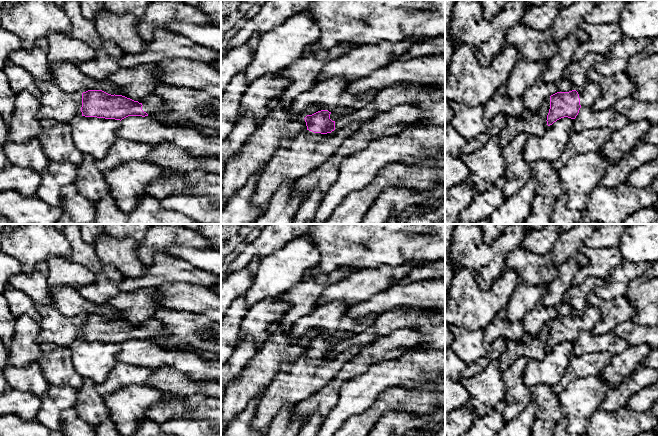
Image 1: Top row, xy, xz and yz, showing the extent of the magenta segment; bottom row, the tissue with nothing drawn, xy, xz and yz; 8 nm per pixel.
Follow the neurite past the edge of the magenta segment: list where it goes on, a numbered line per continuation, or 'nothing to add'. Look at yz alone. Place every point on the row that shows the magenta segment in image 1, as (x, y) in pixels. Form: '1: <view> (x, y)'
1: yz (591, 91)

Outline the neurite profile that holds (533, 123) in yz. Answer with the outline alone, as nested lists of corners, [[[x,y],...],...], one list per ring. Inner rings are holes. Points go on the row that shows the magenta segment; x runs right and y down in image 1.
[[[545,100],[537,110],[525,109],[519,117],[507,116],[505,127],[497,133],[499,145],[503,148],[518,133],[526,133],[529,136],[542,136],[548,128],[546,120],[549,109],[550,103]]]

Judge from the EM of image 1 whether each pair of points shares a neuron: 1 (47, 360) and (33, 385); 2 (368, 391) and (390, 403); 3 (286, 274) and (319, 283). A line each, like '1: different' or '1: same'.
1: different
2: different
3: different

